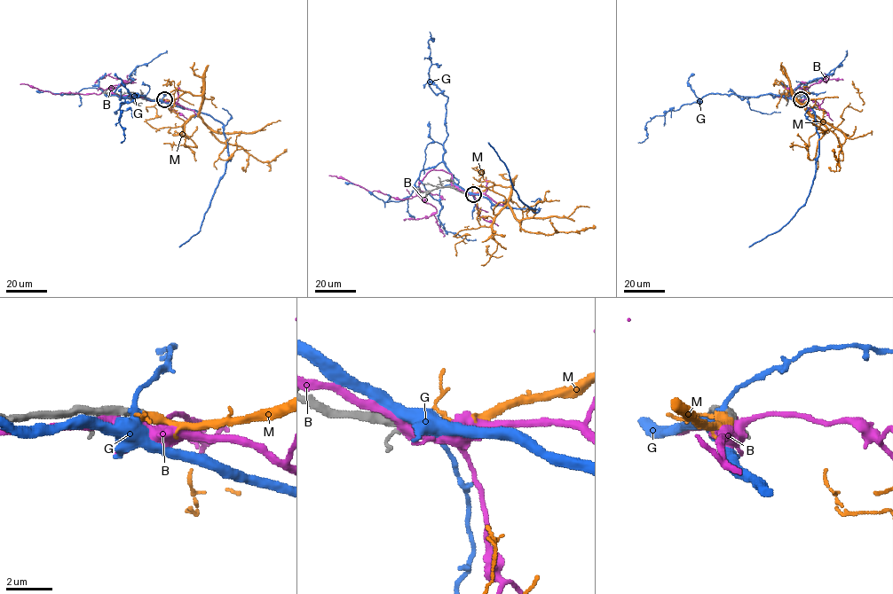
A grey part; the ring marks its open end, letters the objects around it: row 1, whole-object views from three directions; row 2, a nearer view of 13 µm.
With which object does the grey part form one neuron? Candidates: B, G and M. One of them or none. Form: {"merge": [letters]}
{"merge": ["M"]}

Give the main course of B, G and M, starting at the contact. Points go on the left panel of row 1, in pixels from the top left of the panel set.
B: (163, 99), (148, 100), (143, 97), (117, 96), (110, 90), (110, 87), (100, 93), (54, 94), (19, 84)
G: (162, 99), (207, 113), (219, 121), (223, 125), (229, 159), (201, 230), (179, 246)
M: (164, 99), (201, 96), (199, 113), (183, 125), (189, 137), (193, 105), (179, 97), (180, 81)

